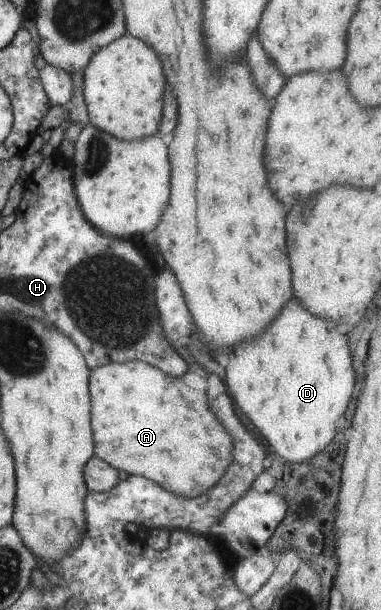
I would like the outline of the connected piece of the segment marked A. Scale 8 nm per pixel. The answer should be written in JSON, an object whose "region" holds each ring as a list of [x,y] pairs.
{"region":[[[141,361],[109,363],[90,371],[88,391],[94,455],[116,471],[146,478],[164,491],[192,499],[212,489],[232,463],[232,438],[208,407],[204,390],[190,389],[180,377],[170,378]]]}

